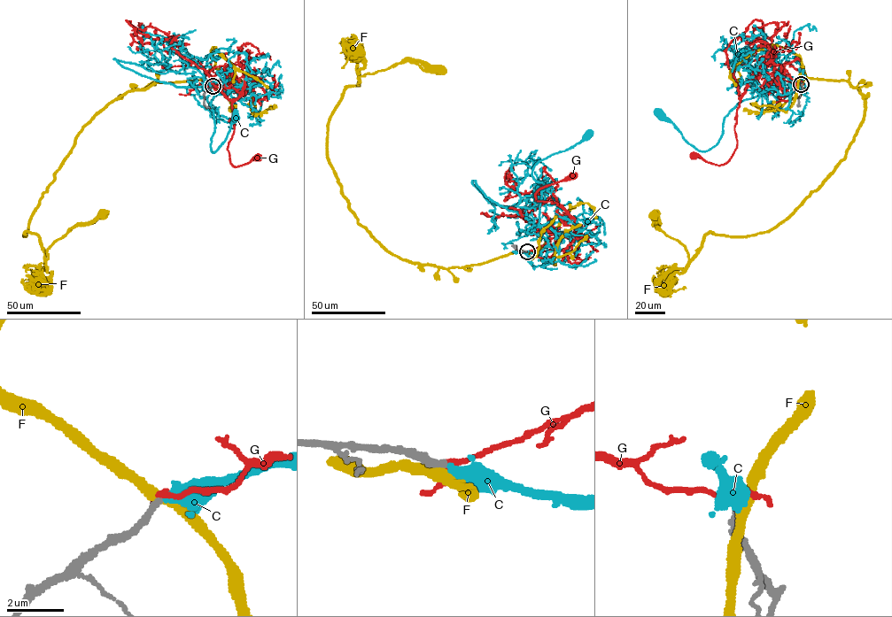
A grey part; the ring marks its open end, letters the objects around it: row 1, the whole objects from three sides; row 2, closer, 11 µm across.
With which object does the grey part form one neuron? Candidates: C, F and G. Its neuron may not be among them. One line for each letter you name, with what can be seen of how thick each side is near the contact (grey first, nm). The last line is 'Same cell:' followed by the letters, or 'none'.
C: 240 nm thick on the grey side, 500 nm on the other
Same cell: C

